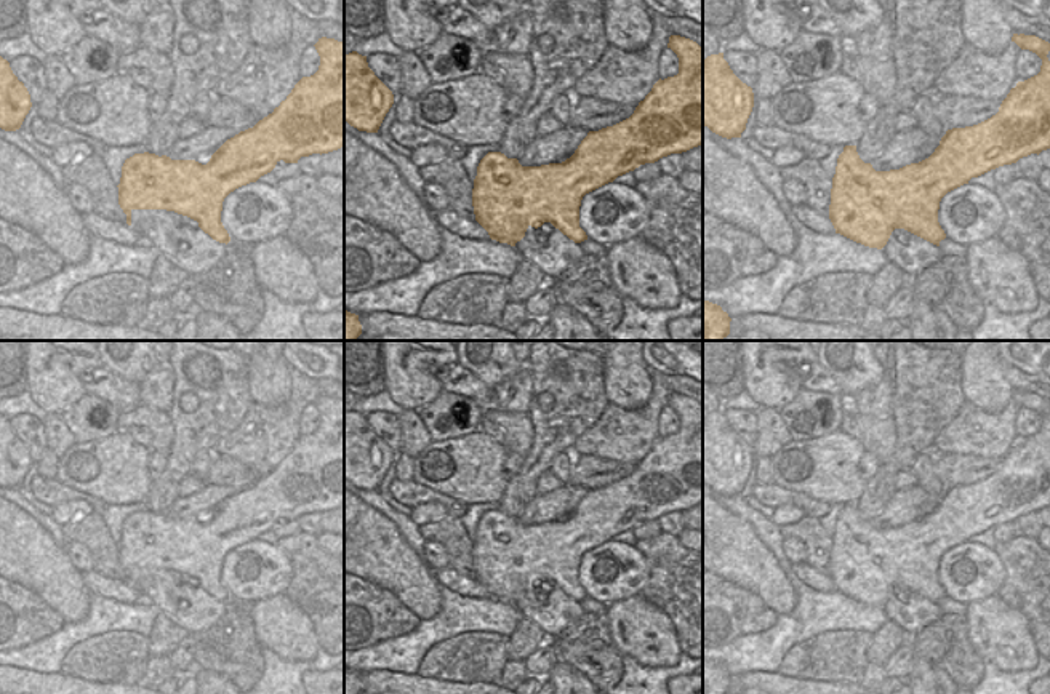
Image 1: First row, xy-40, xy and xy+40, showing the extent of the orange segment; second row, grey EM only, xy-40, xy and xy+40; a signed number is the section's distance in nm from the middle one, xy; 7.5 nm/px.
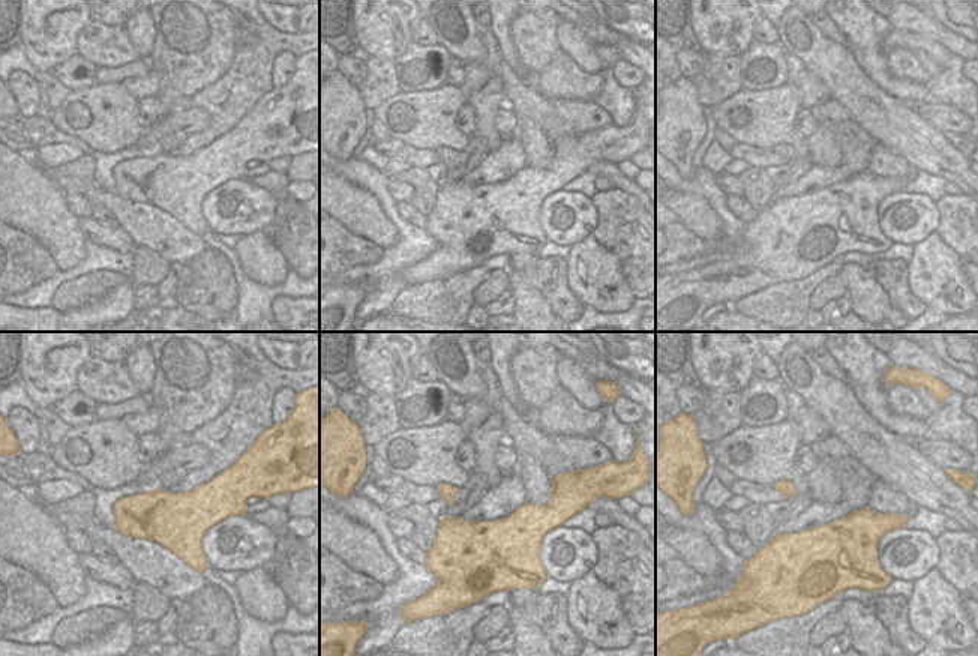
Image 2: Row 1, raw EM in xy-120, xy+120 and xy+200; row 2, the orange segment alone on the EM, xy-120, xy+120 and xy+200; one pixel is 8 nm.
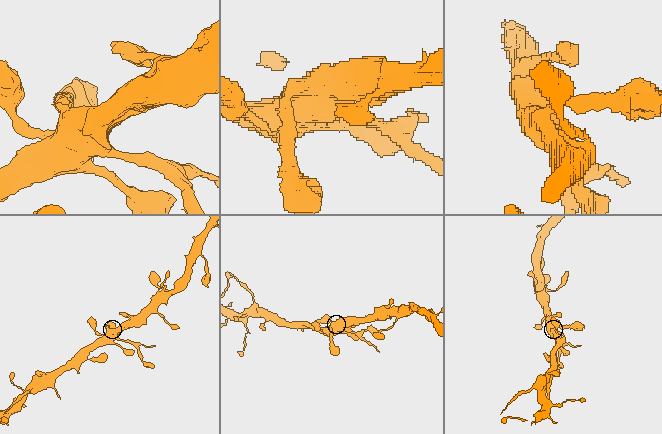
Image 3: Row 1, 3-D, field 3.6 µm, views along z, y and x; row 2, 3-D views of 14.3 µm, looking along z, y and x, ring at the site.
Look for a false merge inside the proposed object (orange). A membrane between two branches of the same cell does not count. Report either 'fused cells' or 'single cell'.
single cell

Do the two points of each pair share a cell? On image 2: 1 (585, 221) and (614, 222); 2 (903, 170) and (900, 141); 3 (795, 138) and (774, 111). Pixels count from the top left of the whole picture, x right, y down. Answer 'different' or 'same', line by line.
1: different
2: different
3: same

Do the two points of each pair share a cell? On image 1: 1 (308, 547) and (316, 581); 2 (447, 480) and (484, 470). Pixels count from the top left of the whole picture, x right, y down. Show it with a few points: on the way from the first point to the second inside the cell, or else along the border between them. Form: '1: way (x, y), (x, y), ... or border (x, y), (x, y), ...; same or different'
1: way (308, 555), (316, 573); same
2: way (456, 472), (474, 470); same

